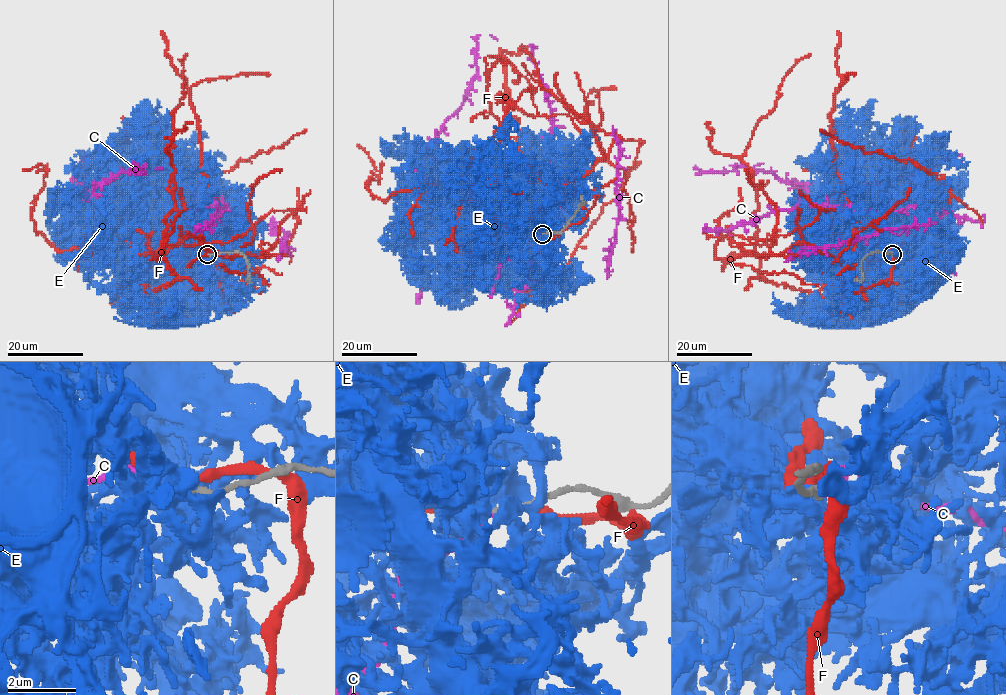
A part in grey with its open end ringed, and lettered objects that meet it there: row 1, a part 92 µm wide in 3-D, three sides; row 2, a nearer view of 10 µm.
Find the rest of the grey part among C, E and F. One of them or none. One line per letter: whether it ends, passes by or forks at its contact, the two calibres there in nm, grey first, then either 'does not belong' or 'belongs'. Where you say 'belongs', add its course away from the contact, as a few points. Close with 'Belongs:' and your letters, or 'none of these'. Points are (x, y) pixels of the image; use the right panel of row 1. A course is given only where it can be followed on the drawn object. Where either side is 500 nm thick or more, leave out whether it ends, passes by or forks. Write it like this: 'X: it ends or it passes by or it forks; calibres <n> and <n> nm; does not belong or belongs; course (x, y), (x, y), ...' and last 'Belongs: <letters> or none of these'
C: it ends; calibres 190 and 360 nm; belongs
E: it forks; calibres 190 and 400 nm; does not belong
F: it passes by; calibres 240 and 320 nm; does not belong
Belongs: C

